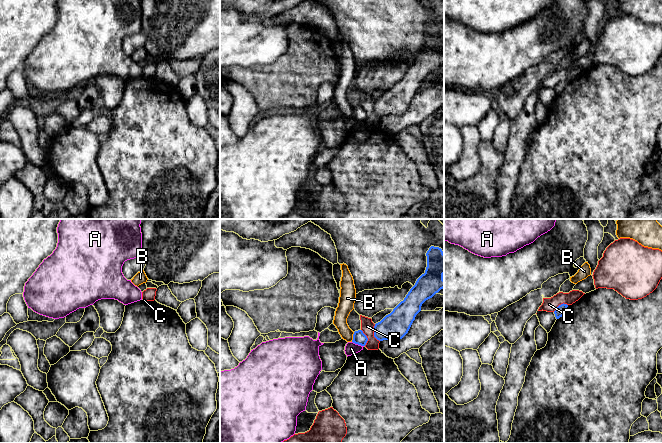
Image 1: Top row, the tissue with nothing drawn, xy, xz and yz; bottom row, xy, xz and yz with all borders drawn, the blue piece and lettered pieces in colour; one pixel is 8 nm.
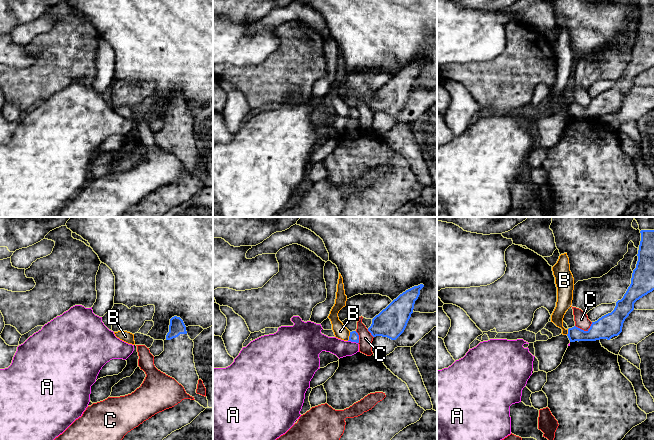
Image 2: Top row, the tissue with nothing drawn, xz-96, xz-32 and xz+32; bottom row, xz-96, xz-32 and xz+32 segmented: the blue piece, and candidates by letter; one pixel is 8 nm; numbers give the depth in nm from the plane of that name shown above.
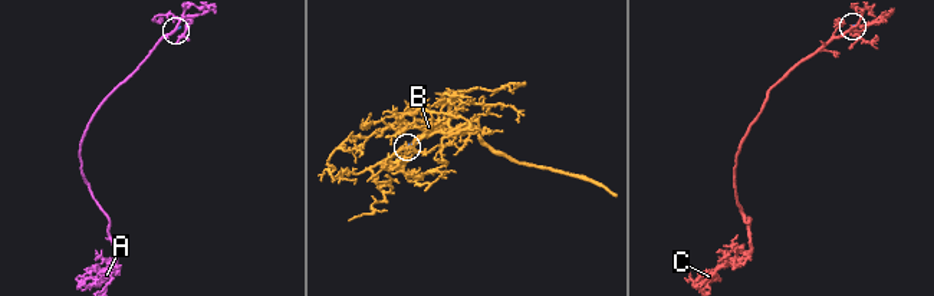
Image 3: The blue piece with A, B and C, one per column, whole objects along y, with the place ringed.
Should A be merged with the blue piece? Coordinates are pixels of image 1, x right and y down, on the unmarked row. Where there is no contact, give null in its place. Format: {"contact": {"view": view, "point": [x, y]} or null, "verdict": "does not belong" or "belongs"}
{"contact": {"view": "xz", "point": [358, 120]}, "verdict": "does not belong"}

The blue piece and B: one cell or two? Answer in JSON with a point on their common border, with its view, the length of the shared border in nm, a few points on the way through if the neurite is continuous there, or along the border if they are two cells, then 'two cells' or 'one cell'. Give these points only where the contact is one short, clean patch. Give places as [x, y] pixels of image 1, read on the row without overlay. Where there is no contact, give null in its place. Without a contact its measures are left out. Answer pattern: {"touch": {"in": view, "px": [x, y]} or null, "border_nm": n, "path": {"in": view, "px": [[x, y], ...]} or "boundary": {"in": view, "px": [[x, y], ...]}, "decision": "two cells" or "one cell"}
{"touch": {"in": "xz", "px": [353, 113]}, "border_nm": 80, "boundary": {"in": "xz", "px": [[354, 108], [351, 117]]}, "decision": "two cells"}

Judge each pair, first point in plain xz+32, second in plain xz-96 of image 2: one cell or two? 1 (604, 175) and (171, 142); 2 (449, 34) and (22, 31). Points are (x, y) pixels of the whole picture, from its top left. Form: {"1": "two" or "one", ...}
{"1": "two", "2": "two"}

